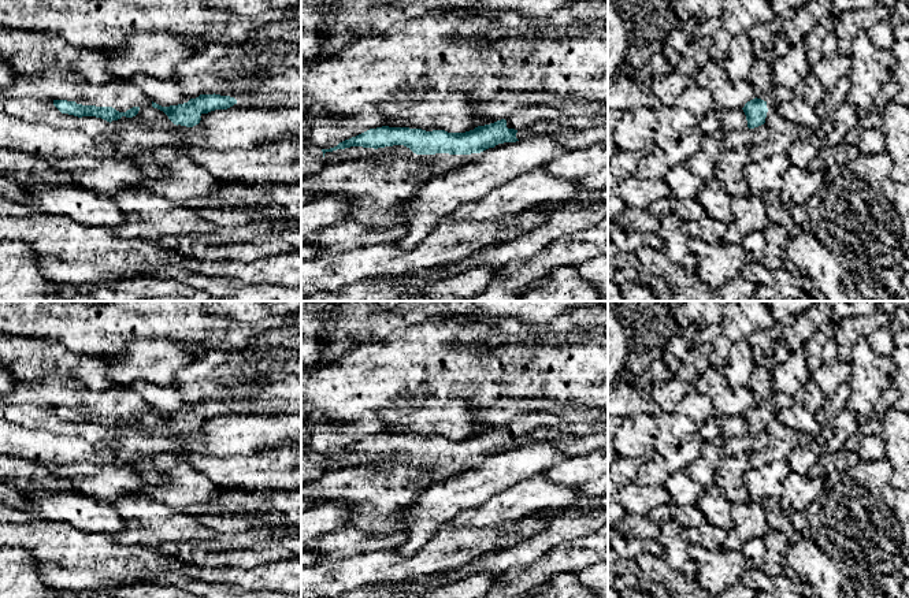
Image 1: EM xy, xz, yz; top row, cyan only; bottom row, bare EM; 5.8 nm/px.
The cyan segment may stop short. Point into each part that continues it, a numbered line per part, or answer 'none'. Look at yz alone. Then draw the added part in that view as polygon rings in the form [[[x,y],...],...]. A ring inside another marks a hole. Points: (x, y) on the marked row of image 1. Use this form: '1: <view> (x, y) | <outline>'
none

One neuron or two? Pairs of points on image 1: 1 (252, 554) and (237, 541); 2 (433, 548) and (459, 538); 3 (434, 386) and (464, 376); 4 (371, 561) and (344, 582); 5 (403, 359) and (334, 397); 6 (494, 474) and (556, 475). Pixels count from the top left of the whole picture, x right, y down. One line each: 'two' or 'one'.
1: two
2: one
3: one
4: one
5: one
6: two

